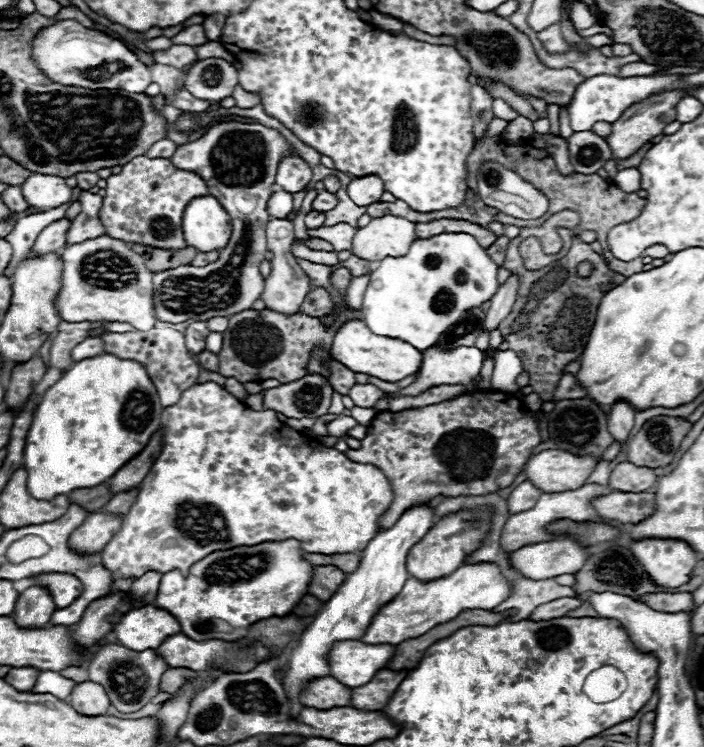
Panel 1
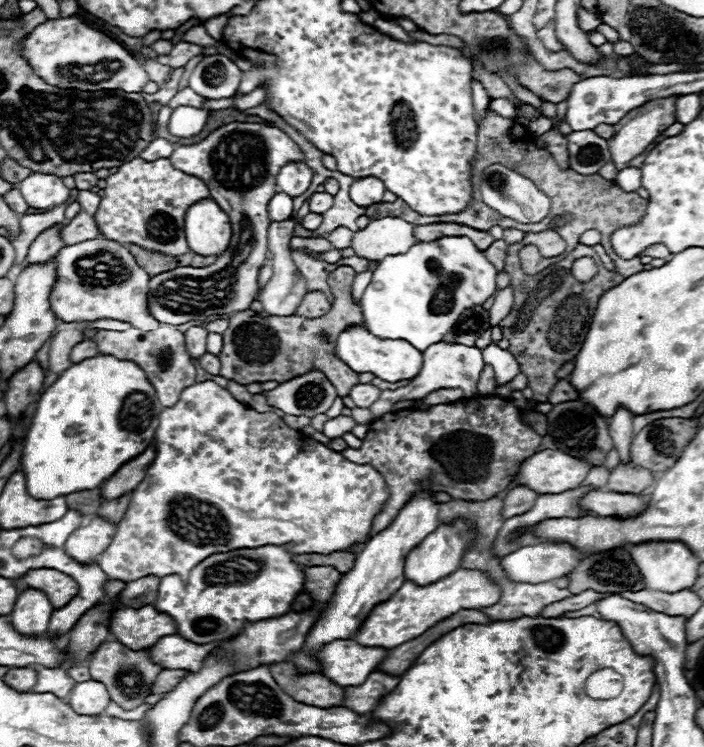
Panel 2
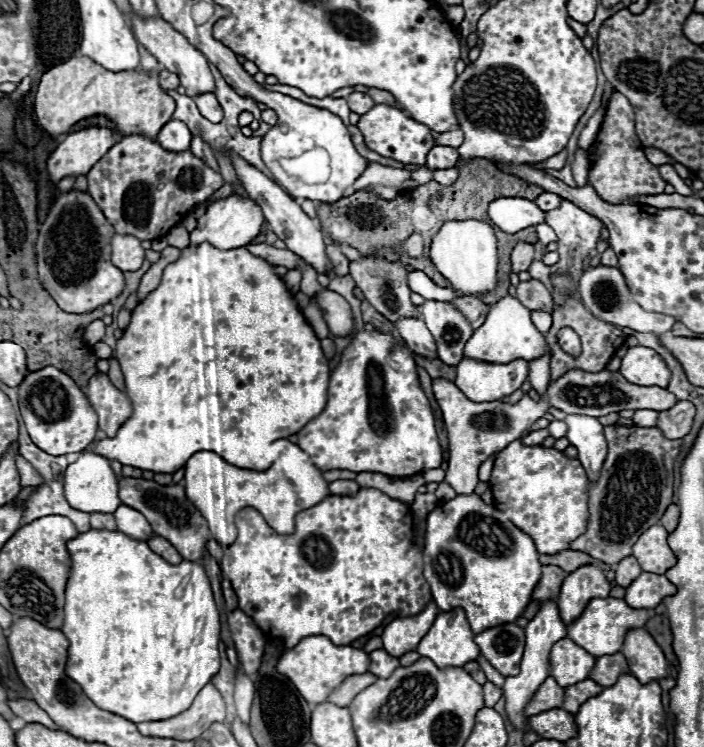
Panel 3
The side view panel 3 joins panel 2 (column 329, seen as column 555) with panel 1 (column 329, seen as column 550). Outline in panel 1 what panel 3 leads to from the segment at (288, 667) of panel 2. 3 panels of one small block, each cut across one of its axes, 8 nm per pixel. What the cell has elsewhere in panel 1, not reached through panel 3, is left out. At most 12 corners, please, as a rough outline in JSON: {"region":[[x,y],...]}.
{"region":[[330,676],[314,678],[300,702],[318,710],[350,704],[350,688]]}

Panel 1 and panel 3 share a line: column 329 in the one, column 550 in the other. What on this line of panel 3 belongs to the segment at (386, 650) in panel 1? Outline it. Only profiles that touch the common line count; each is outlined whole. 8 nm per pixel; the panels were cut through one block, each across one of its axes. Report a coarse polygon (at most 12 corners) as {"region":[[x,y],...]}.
{"region":[[564,638],[552,646],[560,686],[588,678],[596,658]]}

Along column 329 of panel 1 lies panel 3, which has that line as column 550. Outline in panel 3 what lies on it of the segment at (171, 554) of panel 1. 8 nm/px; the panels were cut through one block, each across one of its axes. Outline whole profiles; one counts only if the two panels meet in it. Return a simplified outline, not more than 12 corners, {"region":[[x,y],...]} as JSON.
{"region":[[510,442],[490,476],[494,506],[540,554],[588,526],[578,458]]}

